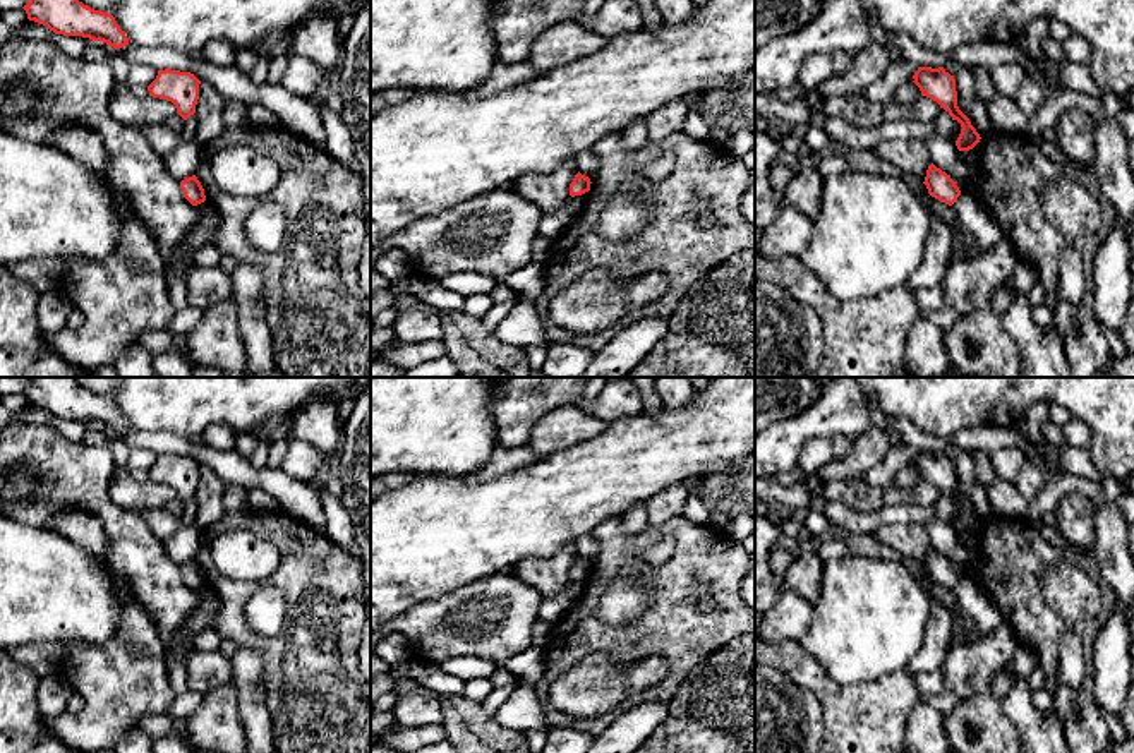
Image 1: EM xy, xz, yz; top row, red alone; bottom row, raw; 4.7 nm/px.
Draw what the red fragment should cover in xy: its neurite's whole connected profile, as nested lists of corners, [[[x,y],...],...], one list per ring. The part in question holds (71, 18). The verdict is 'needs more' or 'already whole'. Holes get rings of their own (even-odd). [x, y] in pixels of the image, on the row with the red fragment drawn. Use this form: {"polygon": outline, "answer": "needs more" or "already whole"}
{"polygon": [[[29,0],[22,9],[29,21],[46,26],[55,34],[103,41],[115,50],[129,45],[112,14],[94,10],[79,0]]], "answer": "already whole"}

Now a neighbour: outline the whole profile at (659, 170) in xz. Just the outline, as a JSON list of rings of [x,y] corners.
[[[662,154],[655,161],[645,166],[643,182],[655,189],[660,182],[664,182],[671,172],[674,170],[676,158],[674,154]]]

